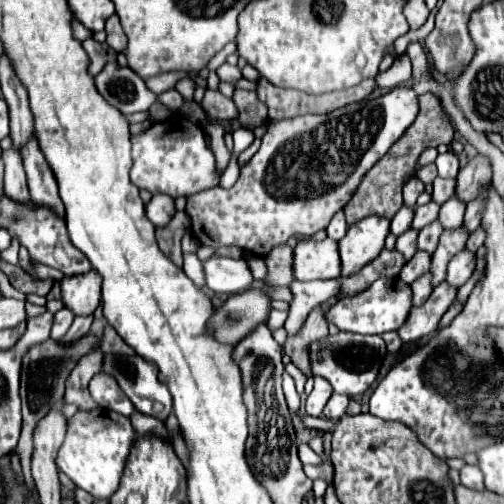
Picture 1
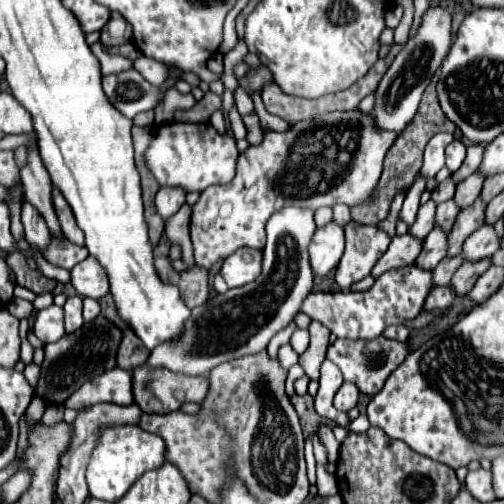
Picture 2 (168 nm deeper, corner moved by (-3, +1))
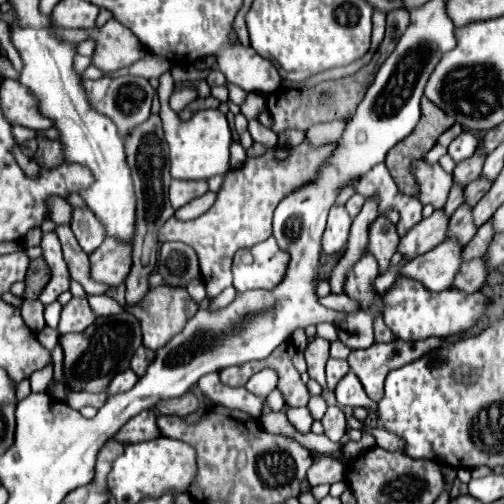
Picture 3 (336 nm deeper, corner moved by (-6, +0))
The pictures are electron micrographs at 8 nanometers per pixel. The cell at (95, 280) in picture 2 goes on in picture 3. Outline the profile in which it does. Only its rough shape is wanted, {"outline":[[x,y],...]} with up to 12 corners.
{"outline":[[104,241],[90,255],[96,283],[116,289],[132,265],[132,247]]}

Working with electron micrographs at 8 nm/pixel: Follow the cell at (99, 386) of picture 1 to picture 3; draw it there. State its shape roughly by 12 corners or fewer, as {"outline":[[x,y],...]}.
{"outline":[[132,369],[110,381],[108,395],[126,393],[138,381]]}

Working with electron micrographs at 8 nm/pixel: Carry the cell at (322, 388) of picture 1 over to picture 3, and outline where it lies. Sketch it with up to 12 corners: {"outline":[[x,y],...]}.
{"outline":[[328,359],[326,391],[334,393],[348,371],[346,361]]}

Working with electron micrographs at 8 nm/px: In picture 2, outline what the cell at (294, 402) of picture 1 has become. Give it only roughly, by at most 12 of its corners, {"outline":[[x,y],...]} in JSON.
{"outline":[[313,438],[317,458],[317,488],[323,496],[339,492],[335,478],[325,470],[325,448]]}

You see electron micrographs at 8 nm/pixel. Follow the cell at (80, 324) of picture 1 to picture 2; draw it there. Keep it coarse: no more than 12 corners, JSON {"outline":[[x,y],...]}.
{"outline":[[93,298],[83,300],[85,322],[97,318],[101,308]]}

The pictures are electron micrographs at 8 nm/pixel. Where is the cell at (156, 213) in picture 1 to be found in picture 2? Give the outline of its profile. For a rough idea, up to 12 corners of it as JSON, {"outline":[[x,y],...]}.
{"outline":[[179,186],[157,192],[157,212],[167,220],[185,204],[187,192]]}

